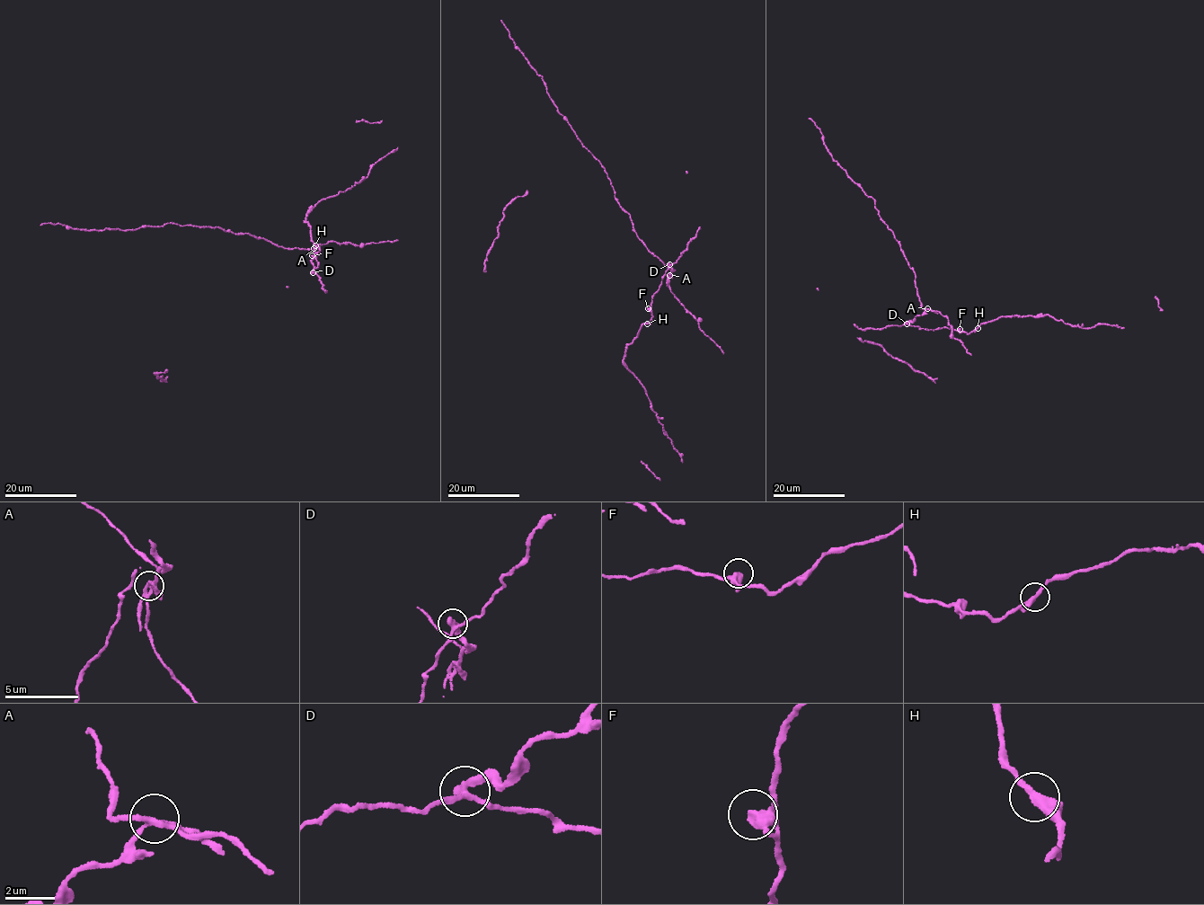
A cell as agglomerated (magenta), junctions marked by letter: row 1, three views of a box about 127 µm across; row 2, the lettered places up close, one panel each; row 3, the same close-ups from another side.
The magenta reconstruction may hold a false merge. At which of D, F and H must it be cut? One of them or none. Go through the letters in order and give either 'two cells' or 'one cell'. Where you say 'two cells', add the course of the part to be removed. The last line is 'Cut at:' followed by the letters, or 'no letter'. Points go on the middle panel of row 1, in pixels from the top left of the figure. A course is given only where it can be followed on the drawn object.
D: two cells; foreign part runs (668, 264), (674, 270), (669, 273), (638, 238), (605, 169), (559, 112), (542, 77), (516, 48), (500, 20)
F: one cell
H: one cell
Cut at: D

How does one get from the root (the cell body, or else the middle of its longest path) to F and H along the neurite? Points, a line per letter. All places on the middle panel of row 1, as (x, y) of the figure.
F: (673, 270), (670, 264), (648, 308)
H: (673, 270), (670, 264), (662, 278), (659, 289), (651, 299), (651, 321), (647, 323)

